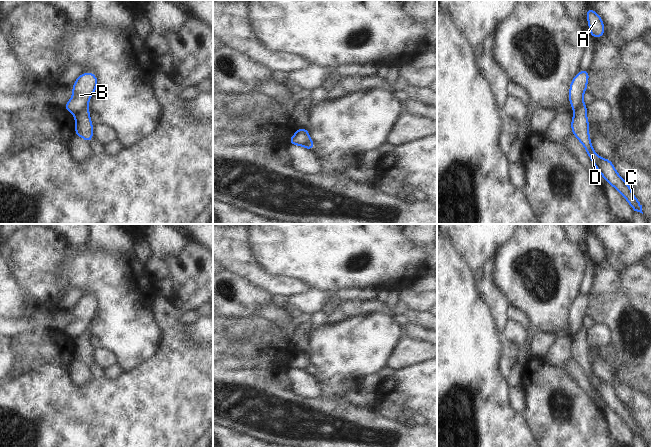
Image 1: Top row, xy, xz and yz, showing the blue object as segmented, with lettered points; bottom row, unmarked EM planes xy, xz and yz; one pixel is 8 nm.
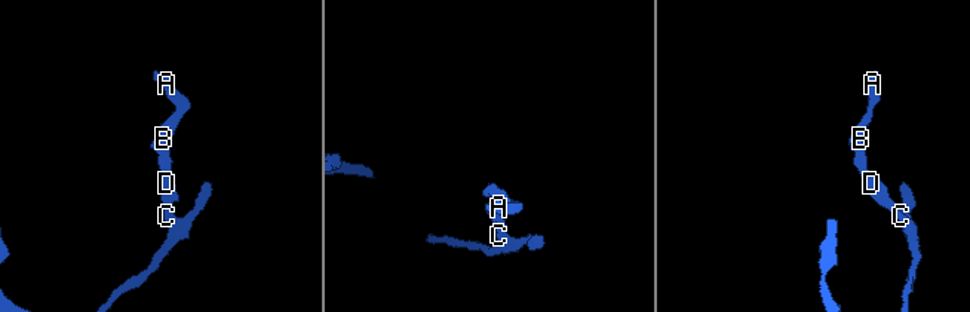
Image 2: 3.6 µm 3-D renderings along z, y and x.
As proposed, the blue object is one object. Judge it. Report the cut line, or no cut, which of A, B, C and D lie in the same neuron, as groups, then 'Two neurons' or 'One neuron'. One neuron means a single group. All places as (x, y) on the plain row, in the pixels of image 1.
Split along xy (88, 327), (74, 339). Groups: A B / C D. Two neurons

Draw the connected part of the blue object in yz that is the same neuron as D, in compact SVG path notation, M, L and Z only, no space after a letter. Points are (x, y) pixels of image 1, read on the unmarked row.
M582 325L573 337L571 344L573 359L584 370L592 388L599 395L601 400L626 423L634 435L642 436L642 429L631 414L630 408L625 406L616 395L610 383L601 382L593 373L589 359L589 345L587 342L587 329Z

